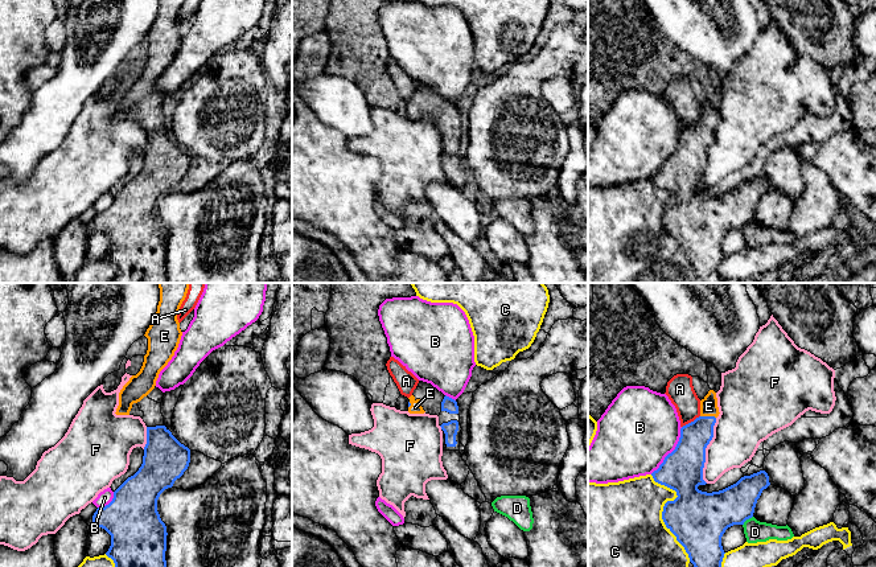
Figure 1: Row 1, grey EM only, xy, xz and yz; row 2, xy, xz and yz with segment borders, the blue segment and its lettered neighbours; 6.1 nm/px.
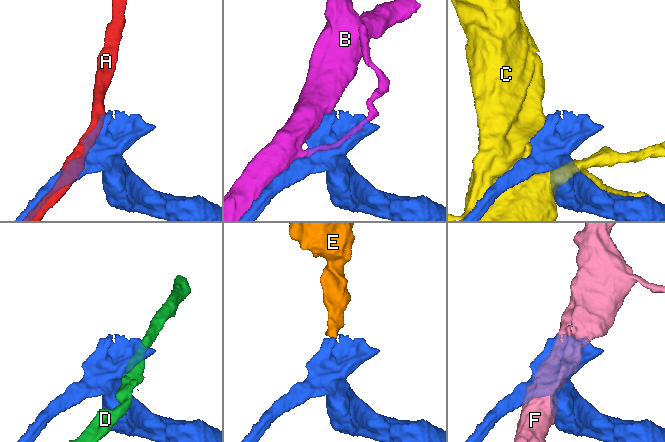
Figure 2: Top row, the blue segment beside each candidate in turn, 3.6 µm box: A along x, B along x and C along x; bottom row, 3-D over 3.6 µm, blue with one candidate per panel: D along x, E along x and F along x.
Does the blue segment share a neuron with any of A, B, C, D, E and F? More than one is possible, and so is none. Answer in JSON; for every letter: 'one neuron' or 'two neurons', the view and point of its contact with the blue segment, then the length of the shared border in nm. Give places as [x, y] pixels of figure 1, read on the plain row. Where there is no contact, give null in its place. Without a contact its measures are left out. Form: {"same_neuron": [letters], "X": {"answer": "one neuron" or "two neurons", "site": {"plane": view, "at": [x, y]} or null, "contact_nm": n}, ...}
{"same_neuron": ["E"], "A": {"answer": "two neurons", "site": {"plane": "yz", "at": [691, 126]}, "contact_nm": 130}, "B": {"answer": "two neurons", "site": {"plane": "yz", "at": [673, 155]}, "contact_nm": 340}, "C": {"answer": "two neurons", "site": {"plane": "yz", "at": [662, 216]}, "contact_nm": 600}, "D": {"answer": "two neurons", "site": {"plane": "yz", "at": [747, 222]}, "contact_nm": 90}, "E": {"answer": "one neuron", "site": {"plane": "yz", "at": [708, 120]}, "contact_nm": 100}, "F": {"answer": "two neurons", "site": {"plane": "yz", "at": [704, 155]}, "contact_nm": 400}}

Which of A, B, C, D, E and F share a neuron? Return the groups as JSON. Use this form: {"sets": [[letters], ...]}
{"sets": [["A"], ["B"], ["C"], ["D"], ["E"], ["F"]]}

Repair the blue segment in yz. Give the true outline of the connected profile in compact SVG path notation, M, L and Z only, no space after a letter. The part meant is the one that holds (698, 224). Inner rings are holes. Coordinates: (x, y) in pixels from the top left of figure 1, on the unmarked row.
M710 94L700 104L700 120L680 132L680 141L675 153L651 177L655 186L676 196L678 201L665 208L662 223L684 251L698 283L731 283L721 275L725 258L721 241L728 231L744 229L747 223L753 221L757 204L762 194L770 189L768 177L760 174L741 181L736 188L719 196L707 197L698 193L699 189L707 188L703 184L706 152L713 141L713 130L719 118L716 96Z

